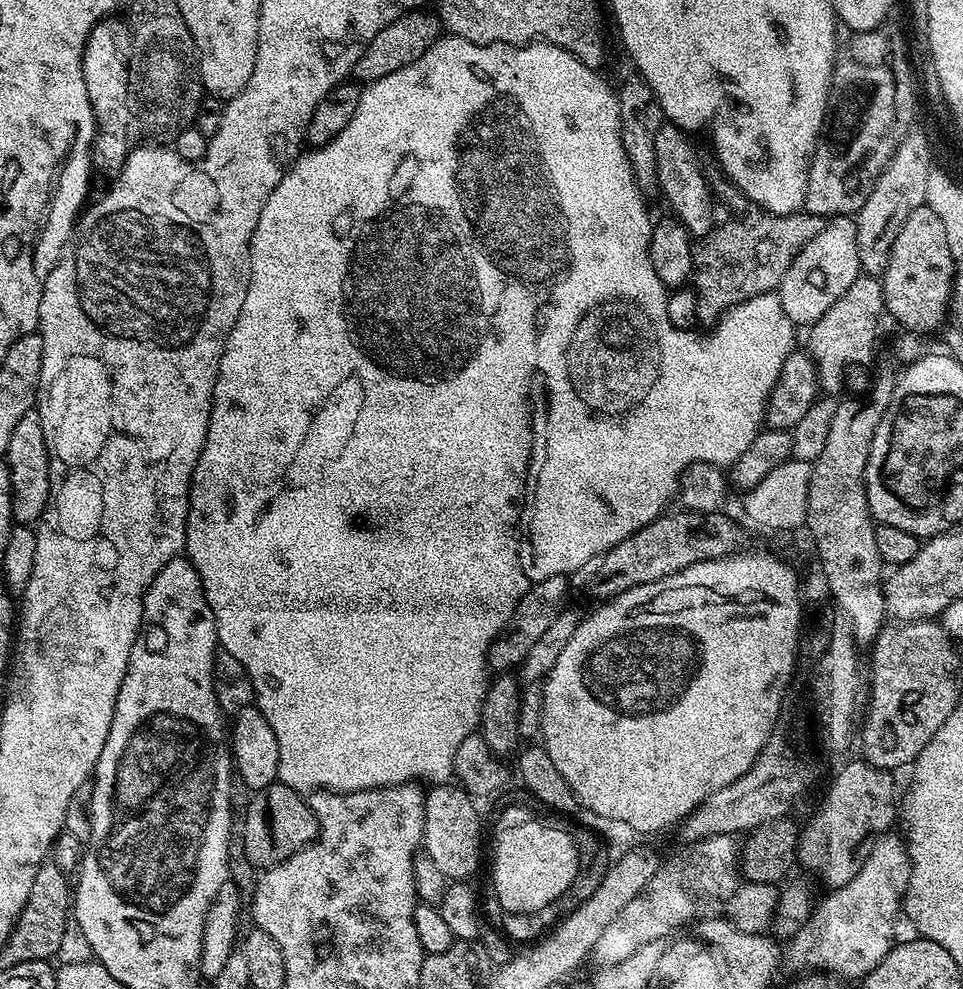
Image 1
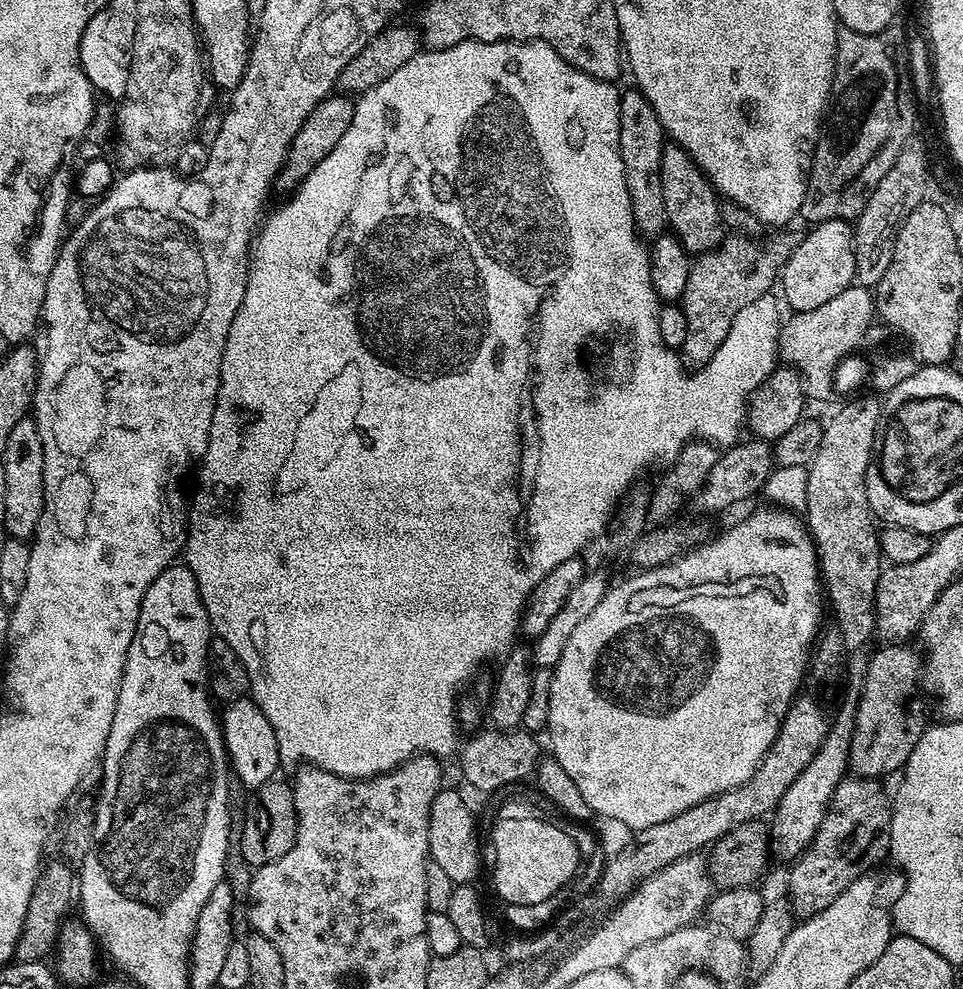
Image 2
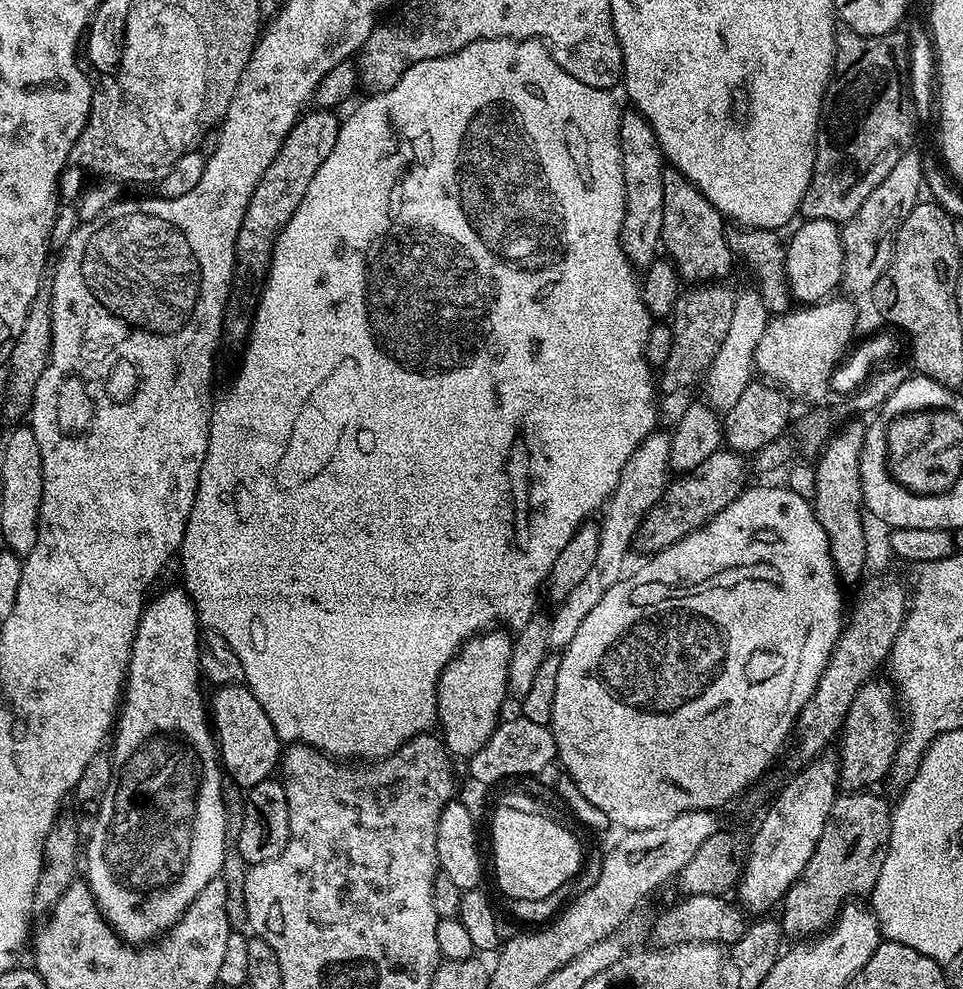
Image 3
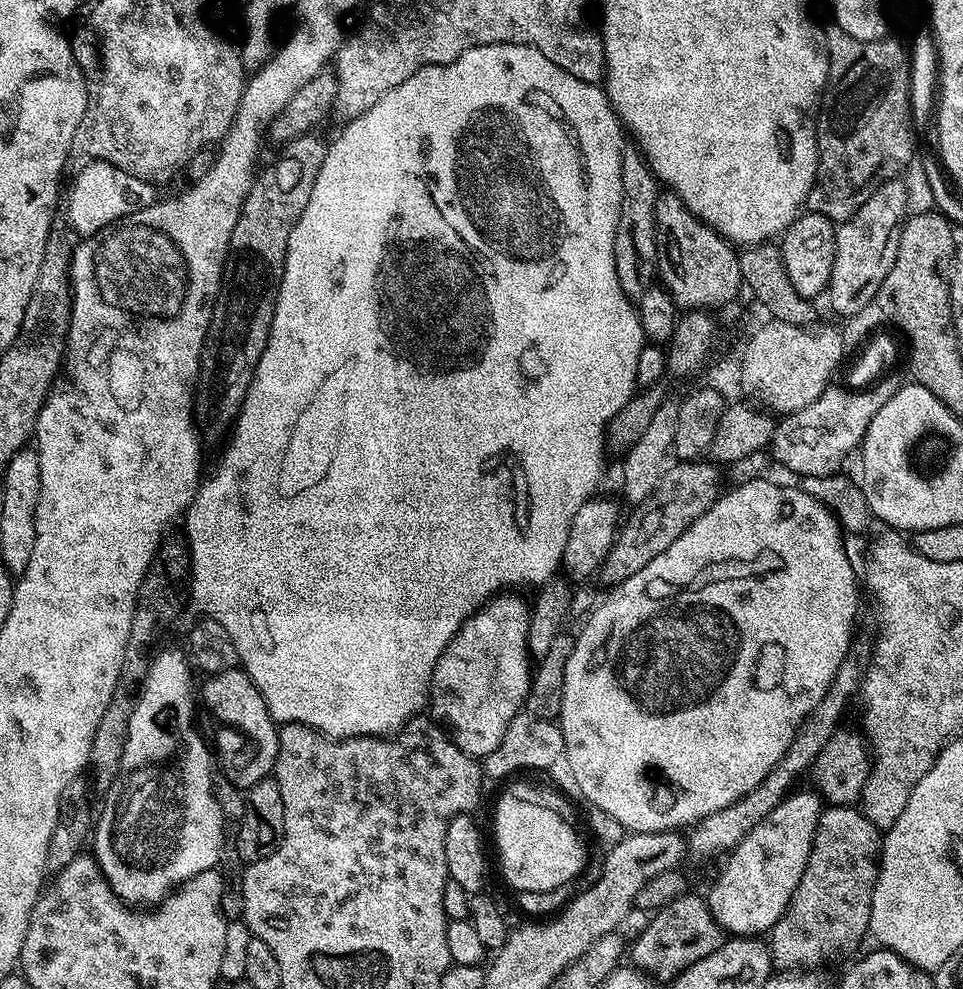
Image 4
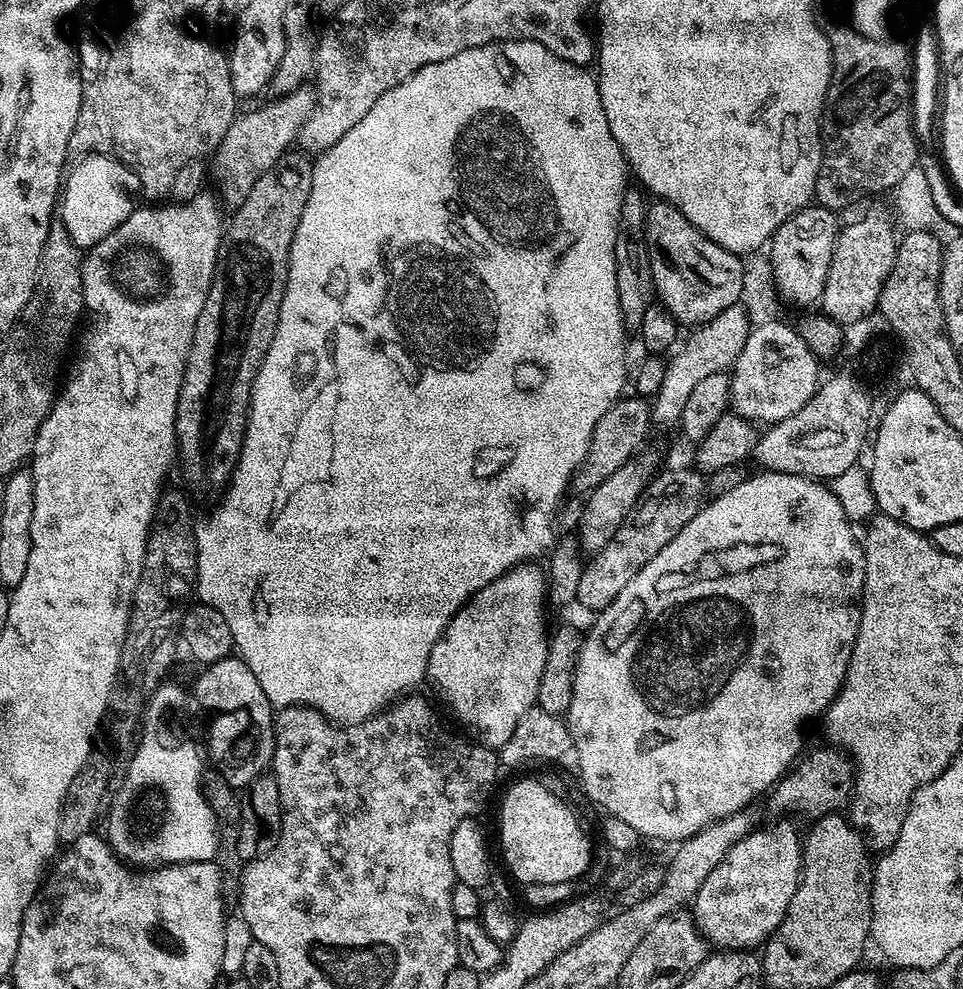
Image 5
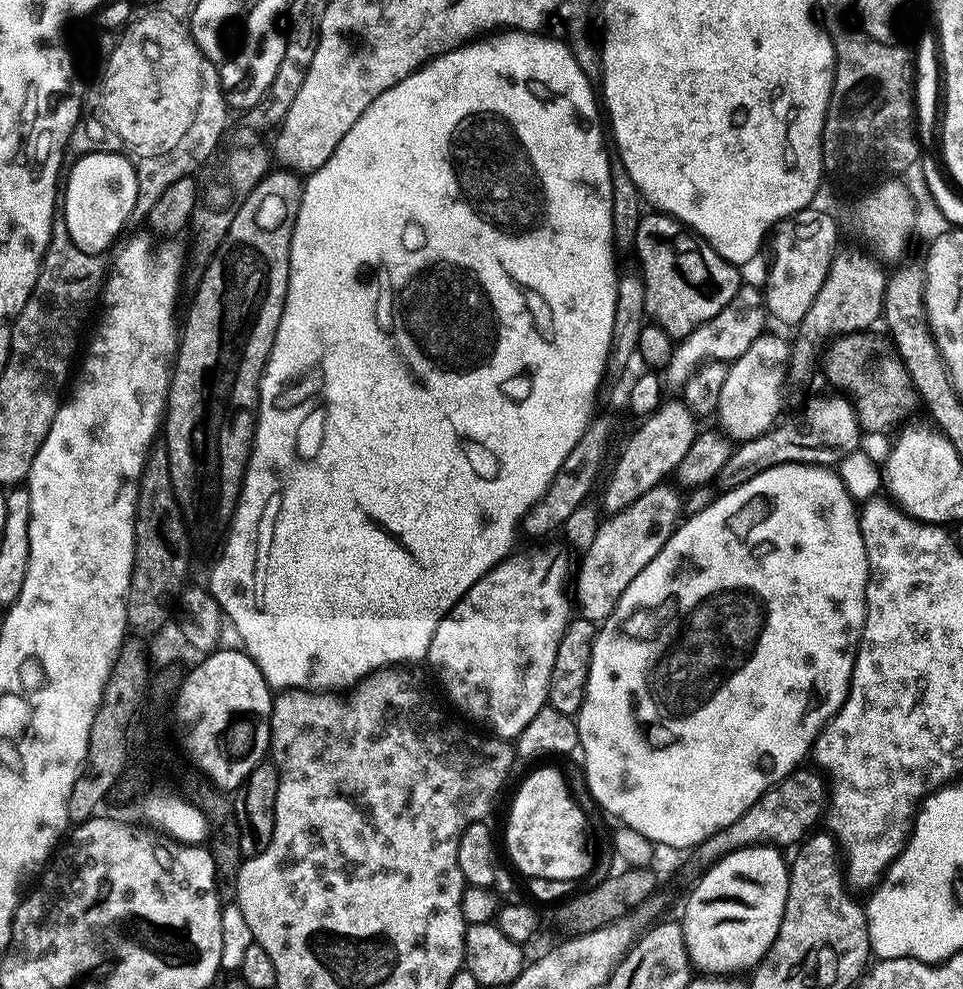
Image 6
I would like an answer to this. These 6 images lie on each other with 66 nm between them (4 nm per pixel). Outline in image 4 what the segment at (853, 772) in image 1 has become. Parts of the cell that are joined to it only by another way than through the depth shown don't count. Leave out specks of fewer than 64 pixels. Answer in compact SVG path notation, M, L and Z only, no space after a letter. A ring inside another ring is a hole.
M828 806L821 811L812 843L812 853L806 870L782 914L782 918L770 930L772 963L780 970L812 970L823 960L839 954L843 948L856 948L863 936L869 935L868 923L872 909L872 895L880 873L882 832L859 807L838 808Z

